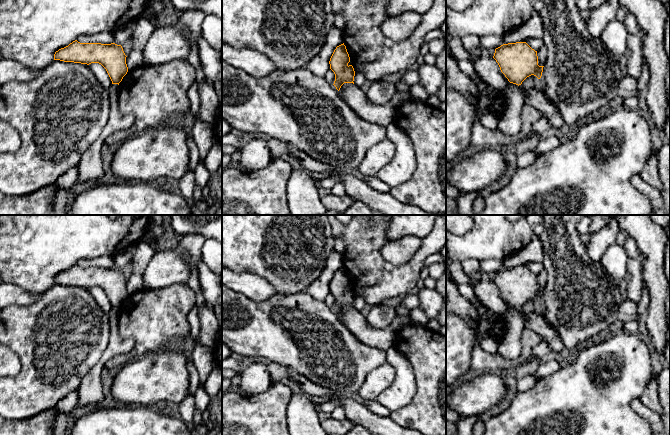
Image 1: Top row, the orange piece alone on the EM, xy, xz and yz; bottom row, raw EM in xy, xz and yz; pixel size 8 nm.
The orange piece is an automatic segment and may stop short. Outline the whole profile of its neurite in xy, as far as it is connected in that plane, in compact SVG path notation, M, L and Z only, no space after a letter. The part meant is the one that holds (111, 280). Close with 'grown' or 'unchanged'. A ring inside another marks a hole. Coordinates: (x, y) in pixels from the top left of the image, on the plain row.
M77 264L54 278L54 284L87 289L99 287L106 293L112 308L118 309L128 296L126 281L121 269L80 267Z | unchanged

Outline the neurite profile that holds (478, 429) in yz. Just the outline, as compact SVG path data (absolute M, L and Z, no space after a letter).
M482 420L477 421L472 430L473 435L483 435L485 430L484 422Z

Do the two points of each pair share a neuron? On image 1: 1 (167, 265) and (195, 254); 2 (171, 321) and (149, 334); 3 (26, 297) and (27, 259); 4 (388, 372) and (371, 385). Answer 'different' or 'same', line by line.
1: same
2: same
3: different
4: same

